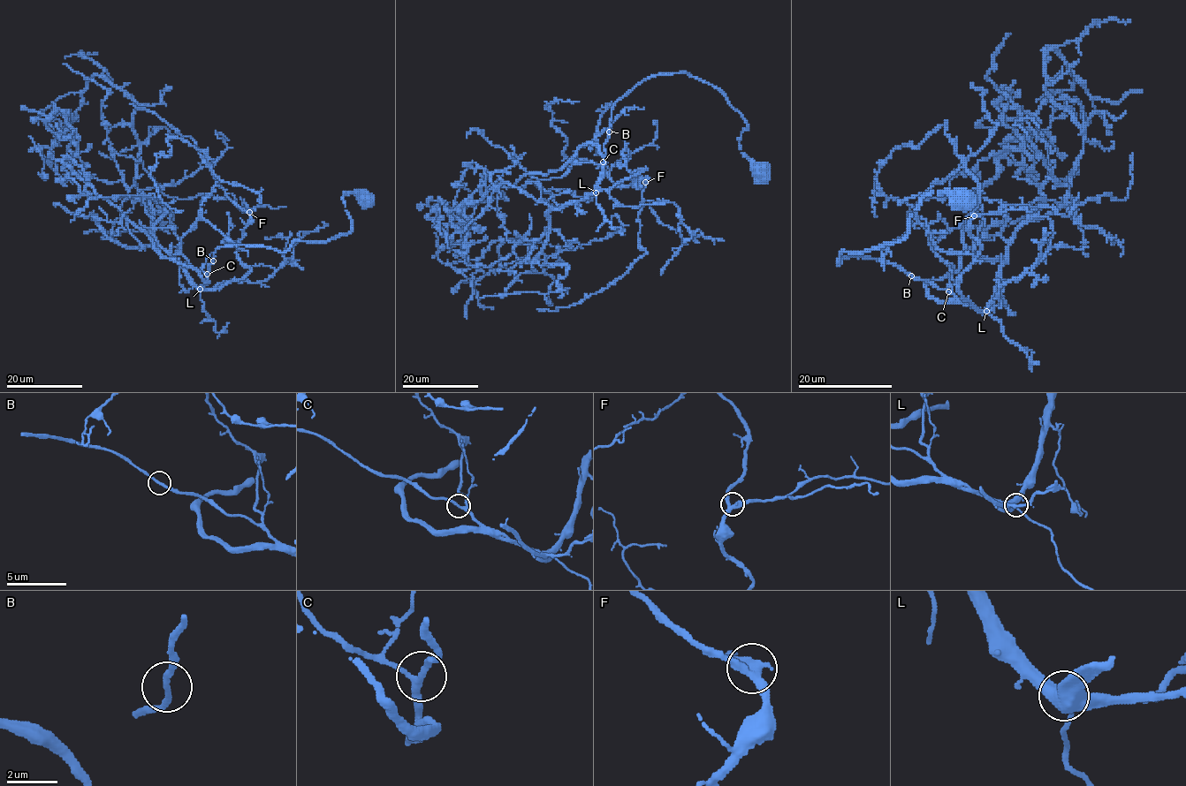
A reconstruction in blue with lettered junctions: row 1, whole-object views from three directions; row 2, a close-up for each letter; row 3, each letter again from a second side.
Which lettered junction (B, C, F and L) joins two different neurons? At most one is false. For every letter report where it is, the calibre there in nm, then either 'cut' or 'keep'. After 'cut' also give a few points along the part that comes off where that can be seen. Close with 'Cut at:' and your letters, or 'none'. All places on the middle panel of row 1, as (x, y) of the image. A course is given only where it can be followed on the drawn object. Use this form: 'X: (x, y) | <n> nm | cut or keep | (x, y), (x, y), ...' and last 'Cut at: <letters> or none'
B: (609, 132) | 200 nm | keep
C: (603, 162) | 190 nm | keep
F: (645, 182) | 360 nm | keep
L: (596, 192) | 480 nm | keep
Cut at: none

